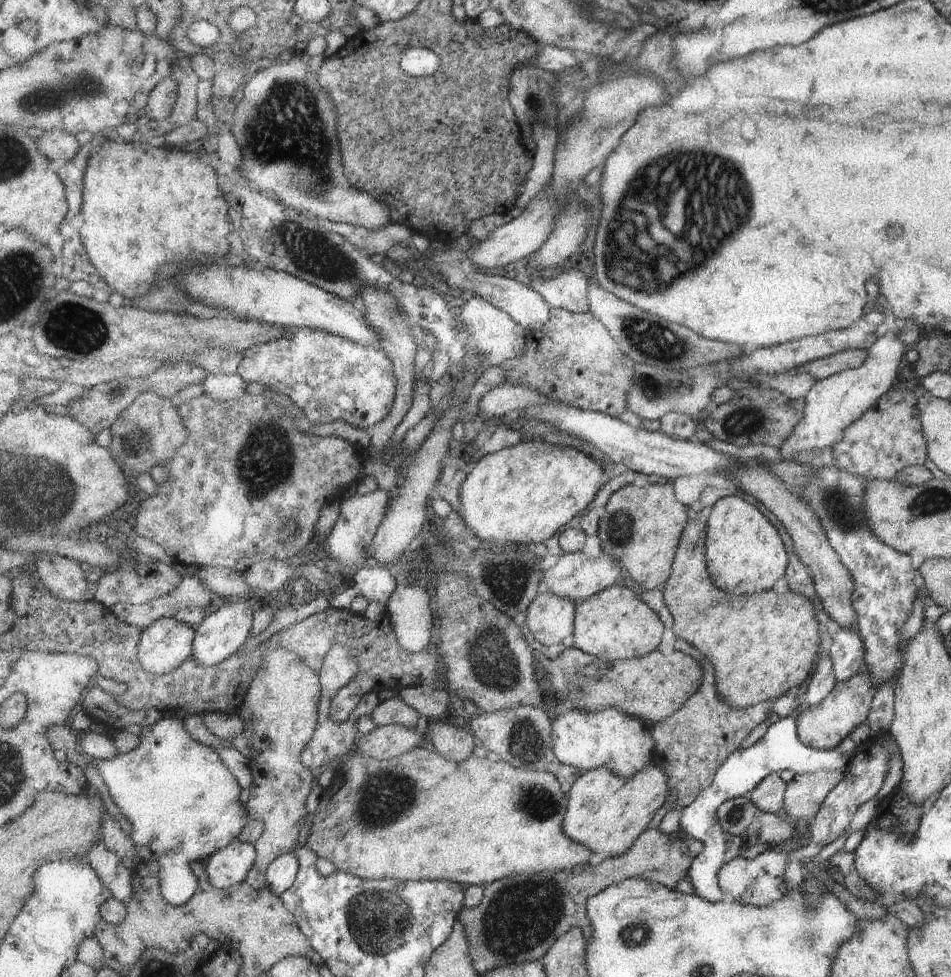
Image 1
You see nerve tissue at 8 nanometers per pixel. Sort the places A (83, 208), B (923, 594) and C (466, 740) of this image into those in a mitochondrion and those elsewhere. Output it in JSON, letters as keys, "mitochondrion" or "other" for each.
{"A":"other","B":"other","C":"other"}

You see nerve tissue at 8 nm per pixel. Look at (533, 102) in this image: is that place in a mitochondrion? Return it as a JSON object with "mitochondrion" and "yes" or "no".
{"mitochondrion":"no"}

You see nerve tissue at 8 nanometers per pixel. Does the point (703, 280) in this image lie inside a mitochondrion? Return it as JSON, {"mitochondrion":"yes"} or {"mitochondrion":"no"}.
{"mitochondrion":"no"}

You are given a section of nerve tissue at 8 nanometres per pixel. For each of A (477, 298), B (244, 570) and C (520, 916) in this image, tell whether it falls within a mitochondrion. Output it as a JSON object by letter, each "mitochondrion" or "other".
{"A":"other","B":"other","C":"mitochondrion"}

